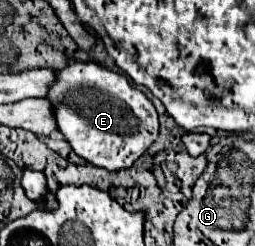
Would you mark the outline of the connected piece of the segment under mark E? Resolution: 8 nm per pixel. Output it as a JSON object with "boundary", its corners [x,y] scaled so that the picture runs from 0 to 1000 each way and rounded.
{"boundary":[[[278,248],[271,272],[216,289],[224,329],[208,337],[184,402],[216,427],[224,451],[224,508],[239,516],[247,557],[271,573],[286,614],[341,646],[349,663],[380,679],[412,679],[427,695],[514,679],[522,654],[537,654],[616,565],[624,549],[624,484],[600,419],[545,370],[506,346],[506,321],[490,305],[443,297],[435,280],[412,280],[365,248]]]}

